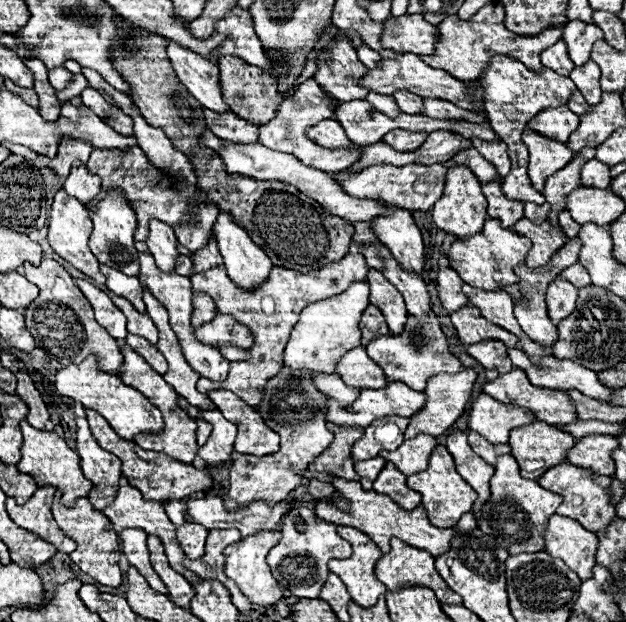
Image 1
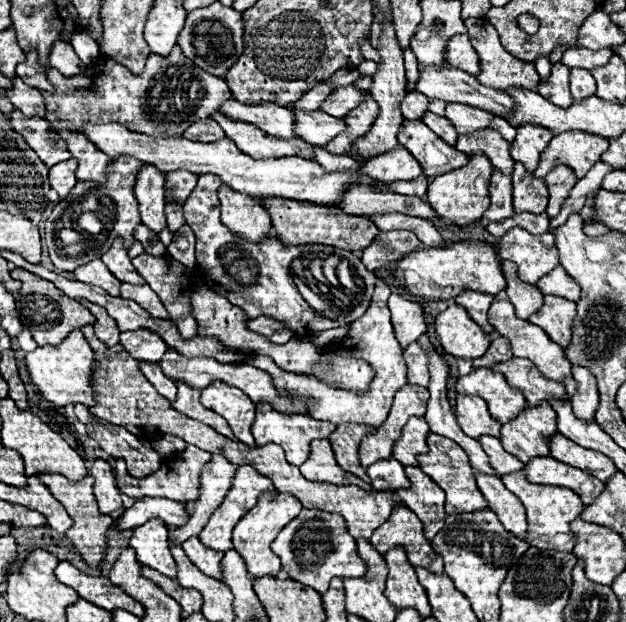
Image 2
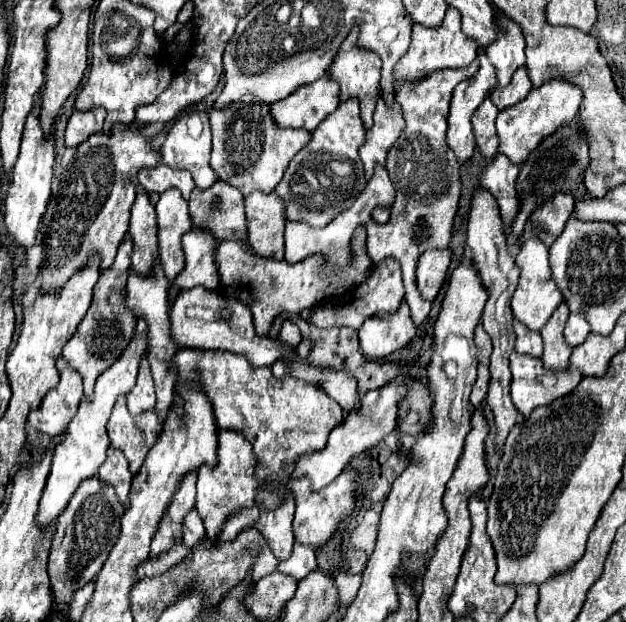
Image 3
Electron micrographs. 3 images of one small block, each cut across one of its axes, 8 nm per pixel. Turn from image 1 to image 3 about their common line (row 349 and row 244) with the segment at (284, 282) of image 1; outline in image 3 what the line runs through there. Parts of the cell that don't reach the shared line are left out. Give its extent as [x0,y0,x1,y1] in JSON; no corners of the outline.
[246,192,284,260]

